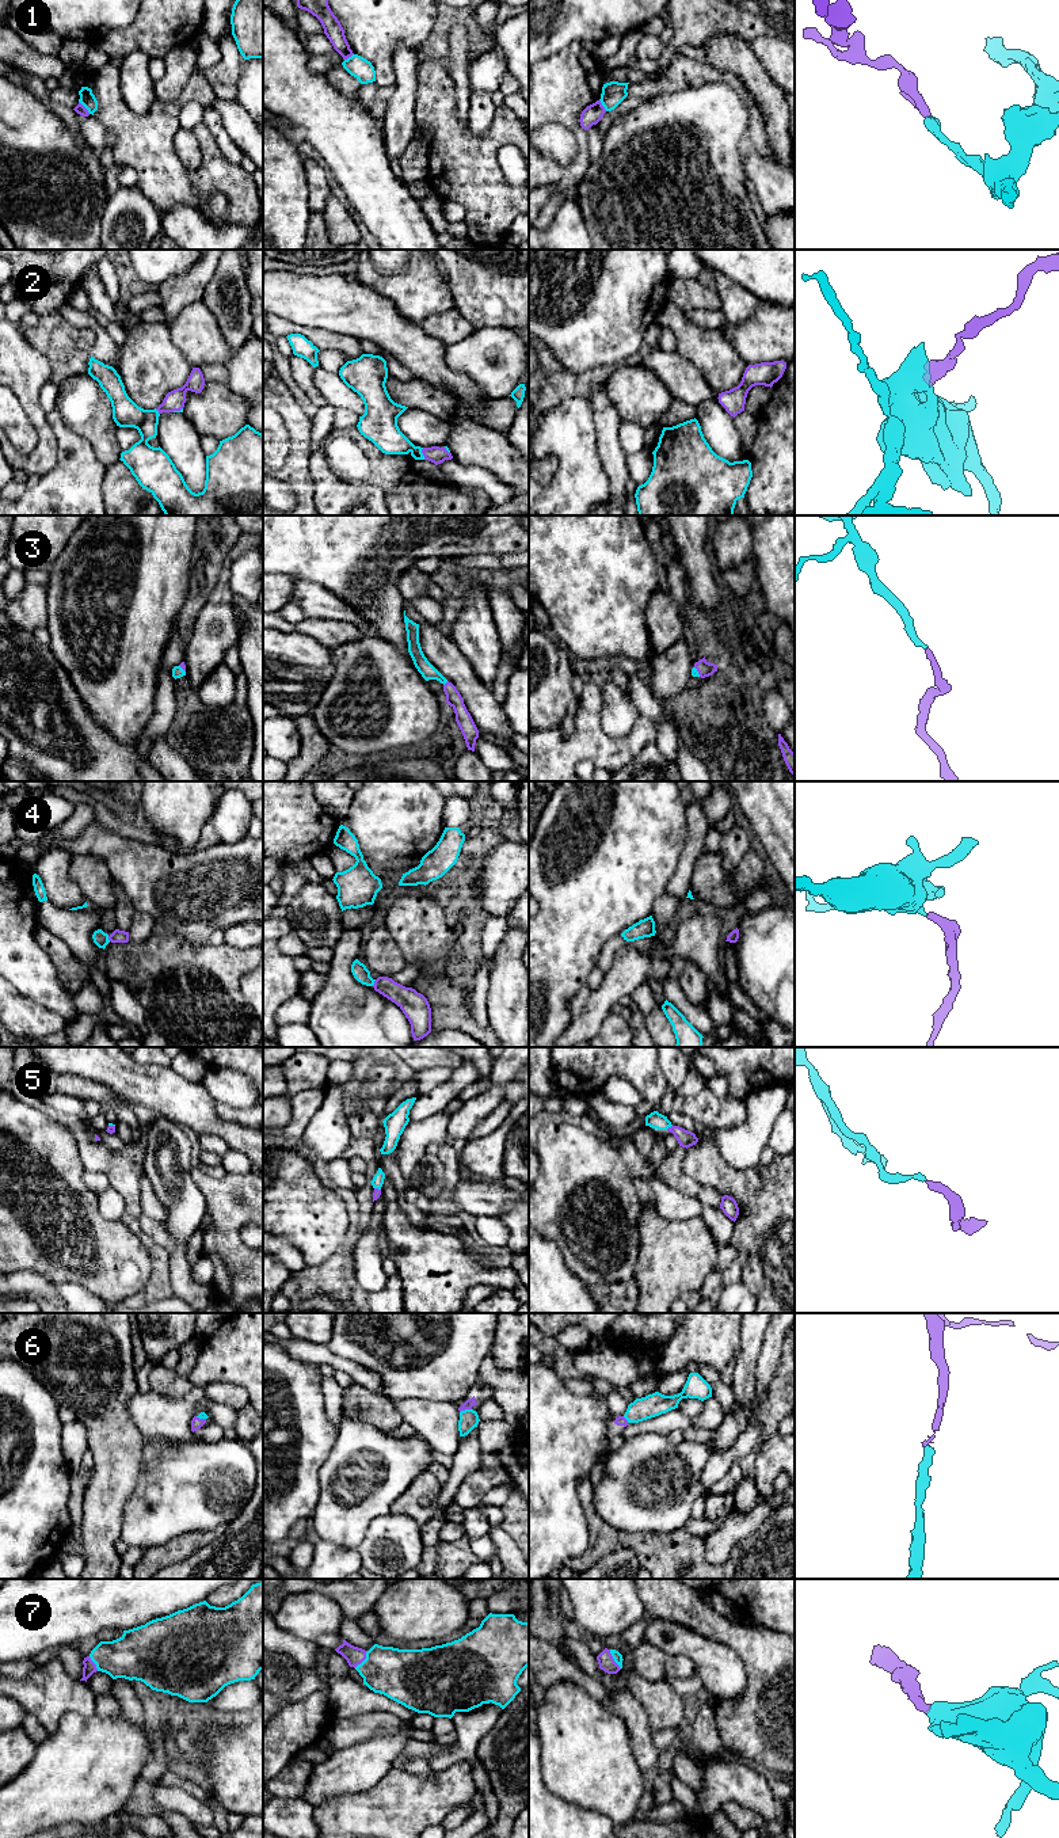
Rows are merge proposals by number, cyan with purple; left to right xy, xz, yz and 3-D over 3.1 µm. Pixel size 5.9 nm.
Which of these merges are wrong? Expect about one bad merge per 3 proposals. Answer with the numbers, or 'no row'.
1

